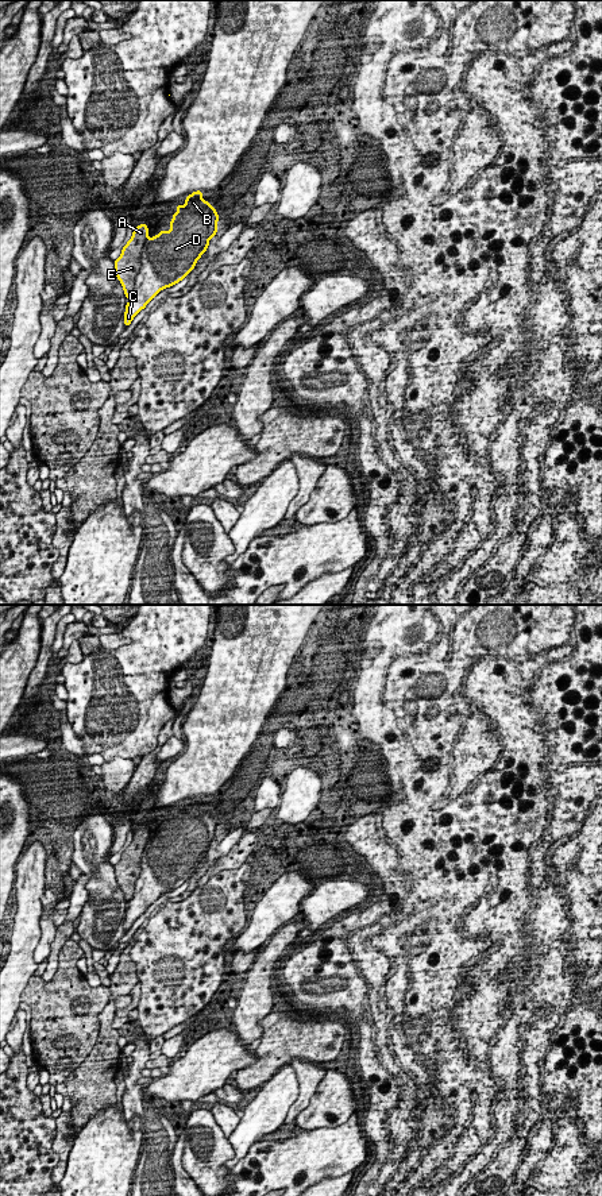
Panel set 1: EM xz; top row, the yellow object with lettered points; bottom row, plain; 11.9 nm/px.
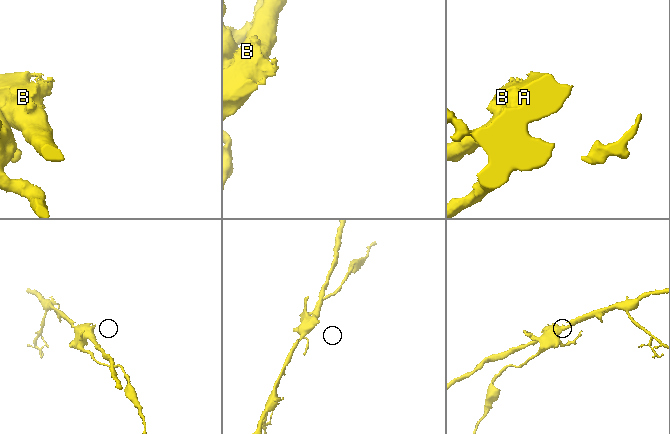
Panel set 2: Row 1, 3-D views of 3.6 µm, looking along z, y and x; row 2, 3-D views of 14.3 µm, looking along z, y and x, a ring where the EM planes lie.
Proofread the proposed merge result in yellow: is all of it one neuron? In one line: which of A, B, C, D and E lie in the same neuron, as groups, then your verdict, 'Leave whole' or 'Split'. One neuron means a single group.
Groups: A E / B C D. Split

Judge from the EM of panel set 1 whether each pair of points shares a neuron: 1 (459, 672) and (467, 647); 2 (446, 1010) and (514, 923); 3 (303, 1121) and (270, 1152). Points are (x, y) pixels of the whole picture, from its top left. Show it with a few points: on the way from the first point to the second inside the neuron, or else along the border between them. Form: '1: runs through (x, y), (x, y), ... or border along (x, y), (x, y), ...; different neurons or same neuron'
1: border along (456, 651), (460, 656); different neurons
2: runs through (451, 988), (494, 945); same neuron
3: border along (336, 1125), (305, 1131); different neurons

